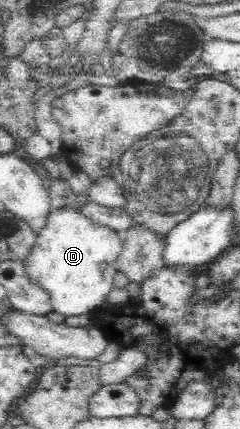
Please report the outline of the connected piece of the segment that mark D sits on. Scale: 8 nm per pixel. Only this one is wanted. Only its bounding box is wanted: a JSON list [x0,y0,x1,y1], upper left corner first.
[19,209,123,316]

